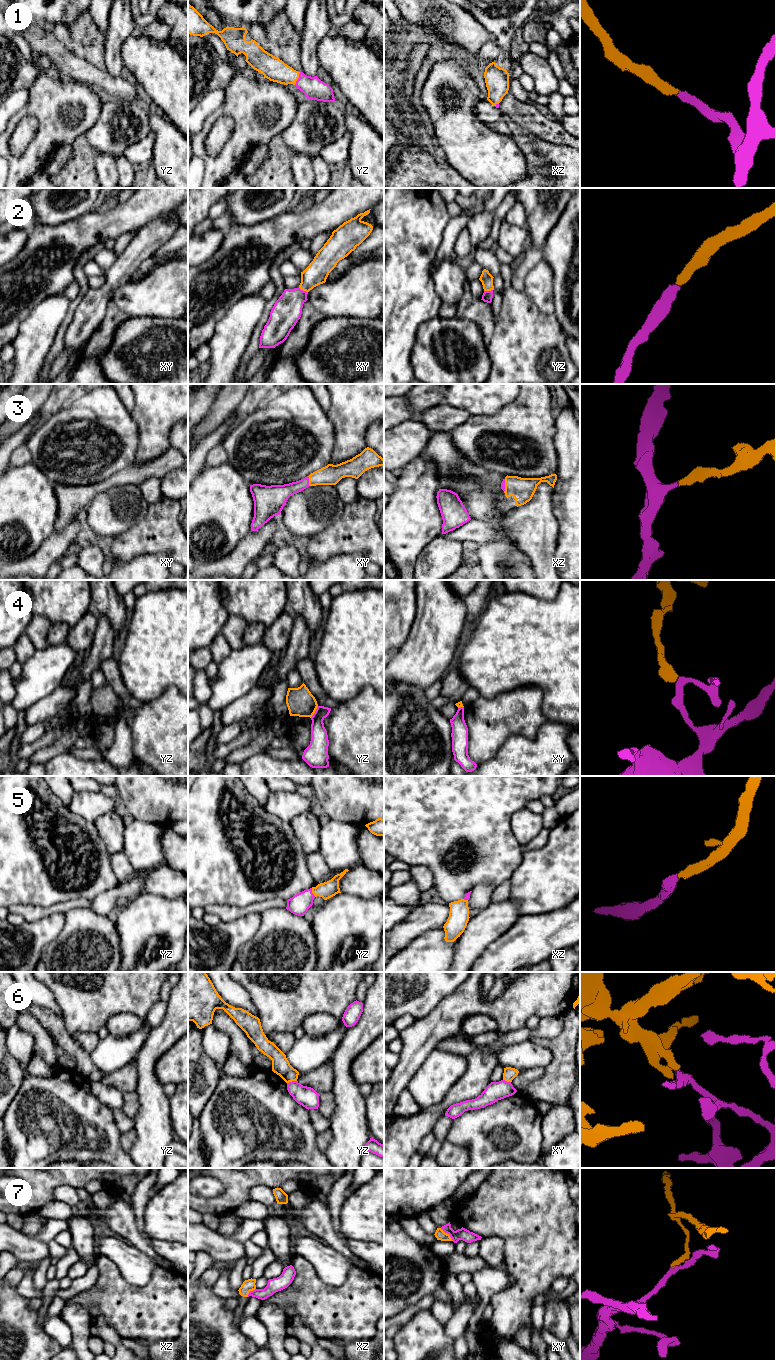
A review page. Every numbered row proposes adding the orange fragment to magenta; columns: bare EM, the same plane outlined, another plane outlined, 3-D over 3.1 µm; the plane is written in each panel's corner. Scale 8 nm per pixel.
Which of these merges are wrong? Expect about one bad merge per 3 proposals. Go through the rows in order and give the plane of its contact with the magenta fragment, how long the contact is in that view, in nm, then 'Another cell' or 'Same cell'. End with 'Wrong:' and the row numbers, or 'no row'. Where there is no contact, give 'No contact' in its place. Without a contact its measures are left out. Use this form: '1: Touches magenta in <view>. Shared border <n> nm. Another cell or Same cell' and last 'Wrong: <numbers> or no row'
1: Touches magenta in yz. Shared border 120 nm. Same cell
2: Touches magenta in xy. Shared border 80 nm. Same cell
3: Touches magenta in xy. Shared border 80 nm. Same cell
4: Touches magenta in yz. Shared border 120 nm. Another cell
5: Touches magenta in yz. Shared border 80 nm. Same cell
6: Touches magenta in yz. Shared border 80 nm. Another cell
7: Touches magenta in xy. Shared border 150 nm. Another cell
Wrong: 4, 6, 7

